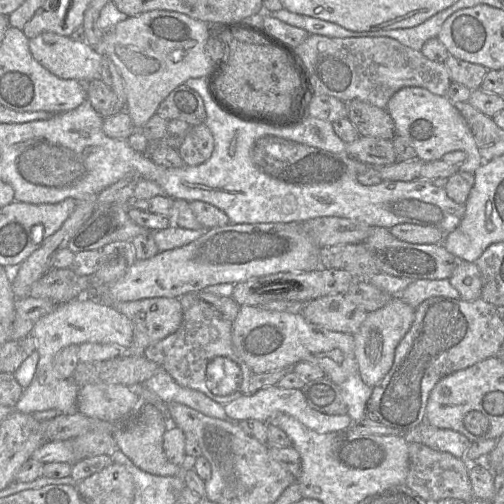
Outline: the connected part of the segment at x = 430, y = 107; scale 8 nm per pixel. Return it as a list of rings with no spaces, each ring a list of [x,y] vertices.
[[[405,87],[389,99],[386,110],[394,122],[396,135],[409,140],[423,163],[440,160],[452,151],[464,151],[467,158],[459,172],[475,173],[483,164],[469,125],[447,96],[438,96],[421,87]]]

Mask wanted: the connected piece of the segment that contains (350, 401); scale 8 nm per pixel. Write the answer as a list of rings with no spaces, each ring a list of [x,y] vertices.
[[[357,372],[341,383],[339,389],[347,405],[347,415],[353,422],[364,420],[366,403],[372,394],[373,388],[366,385]]]

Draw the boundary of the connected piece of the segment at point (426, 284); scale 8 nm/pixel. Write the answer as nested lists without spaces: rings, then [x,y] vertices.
[[[420,279],[412,281],[399,295],[400,298],[414,309],[424,300],[441,296],[460,299],[459,292],[448,279]]]

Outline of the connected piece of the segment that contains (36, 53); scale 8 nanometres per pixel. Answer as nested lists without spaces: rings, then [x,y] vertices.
[[[44,32],[29,40],[29,48],[33,57],[57,77],[81,83],[100,79],[103,56],[87,42]]]

